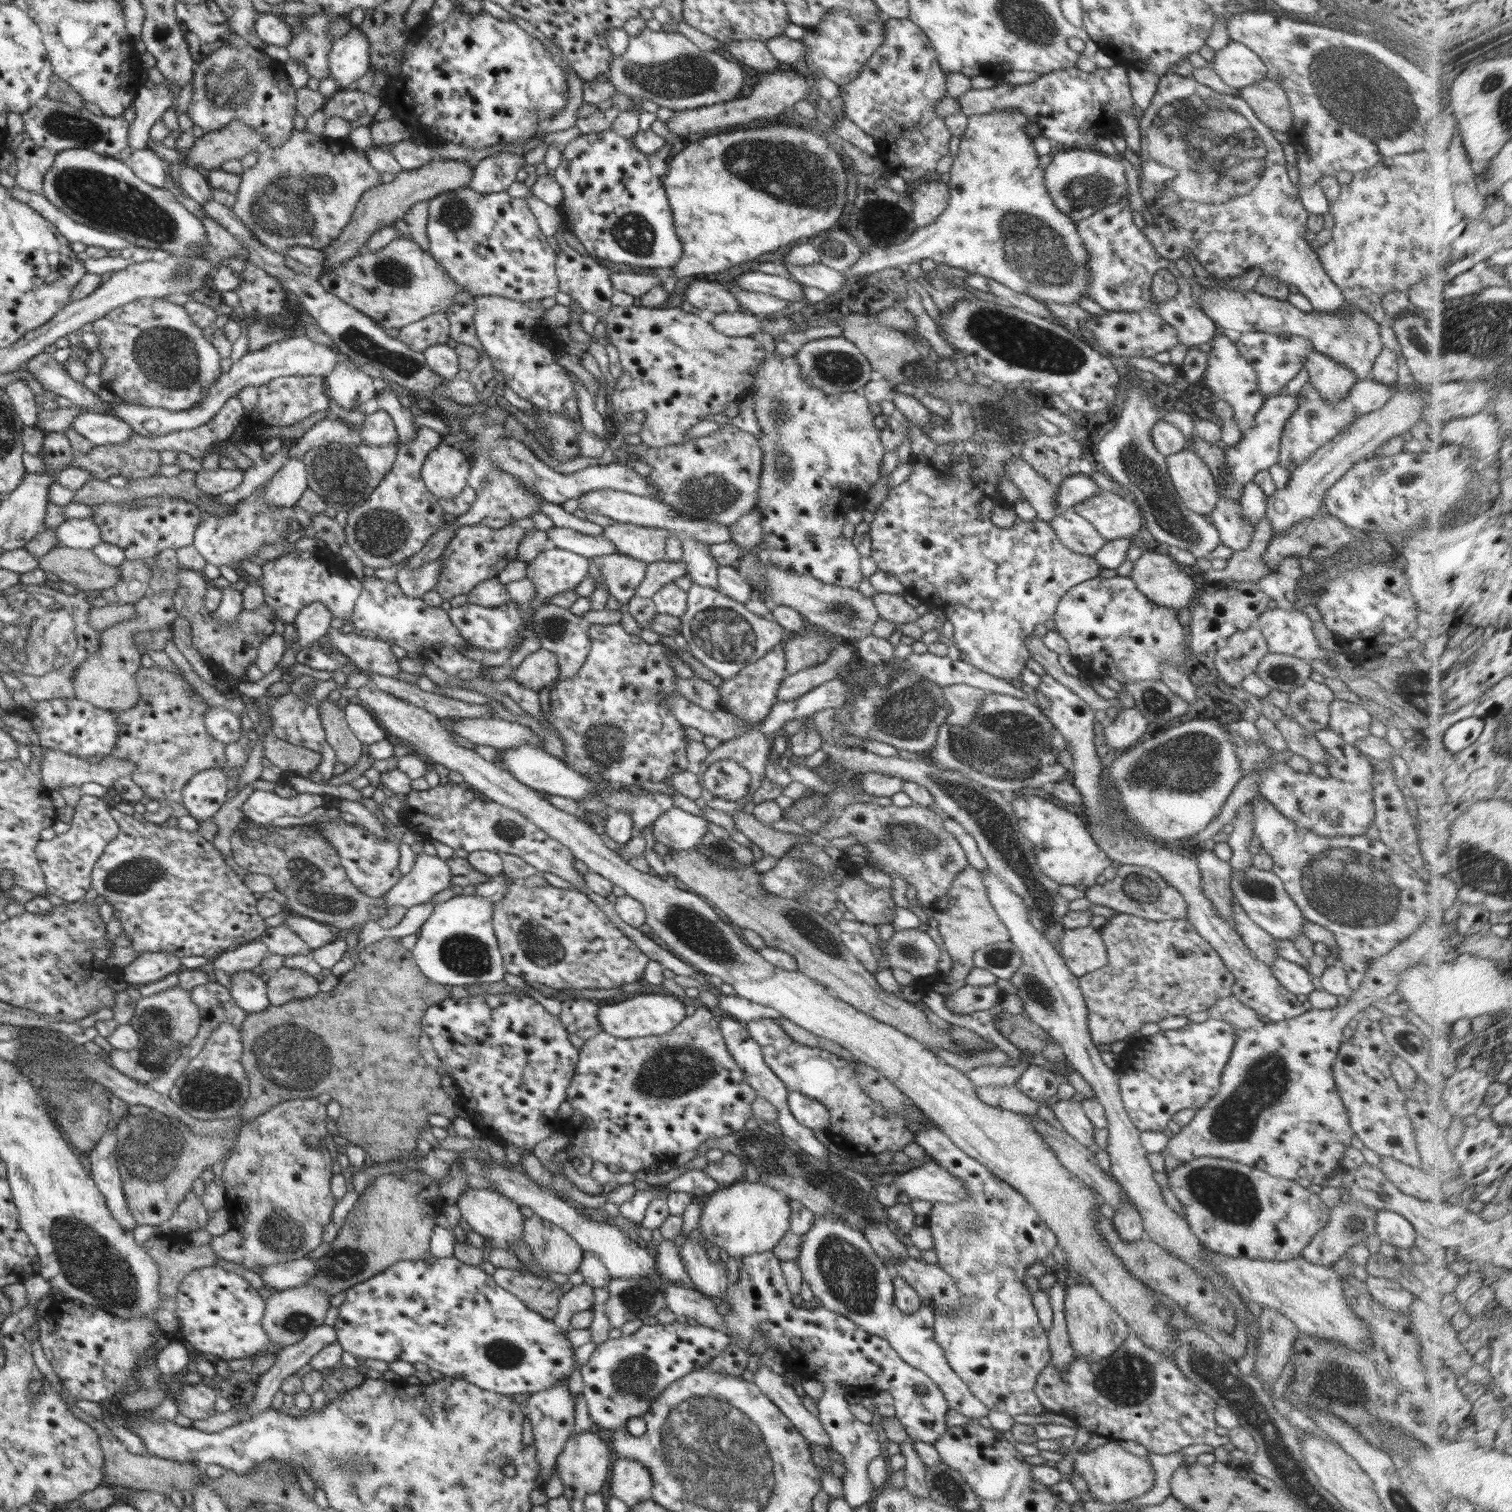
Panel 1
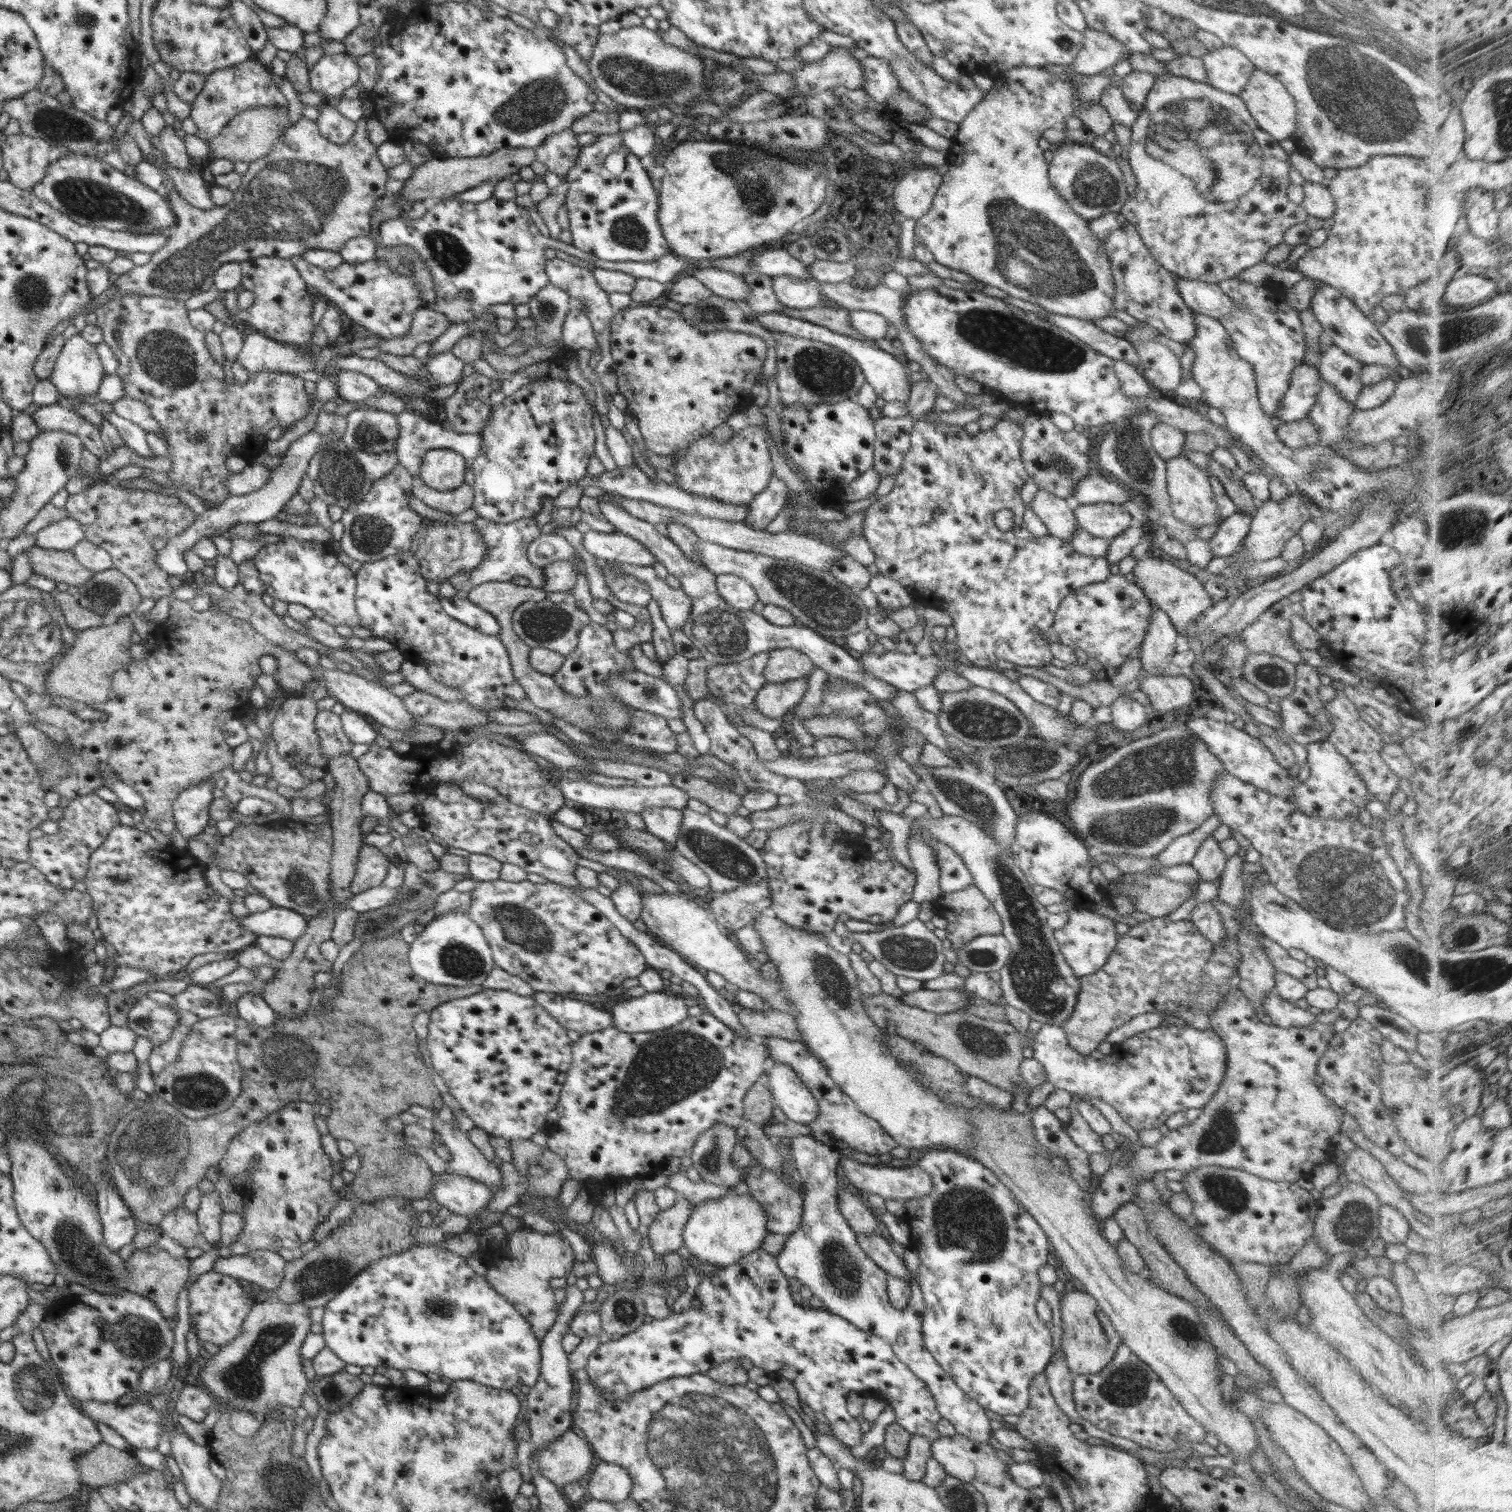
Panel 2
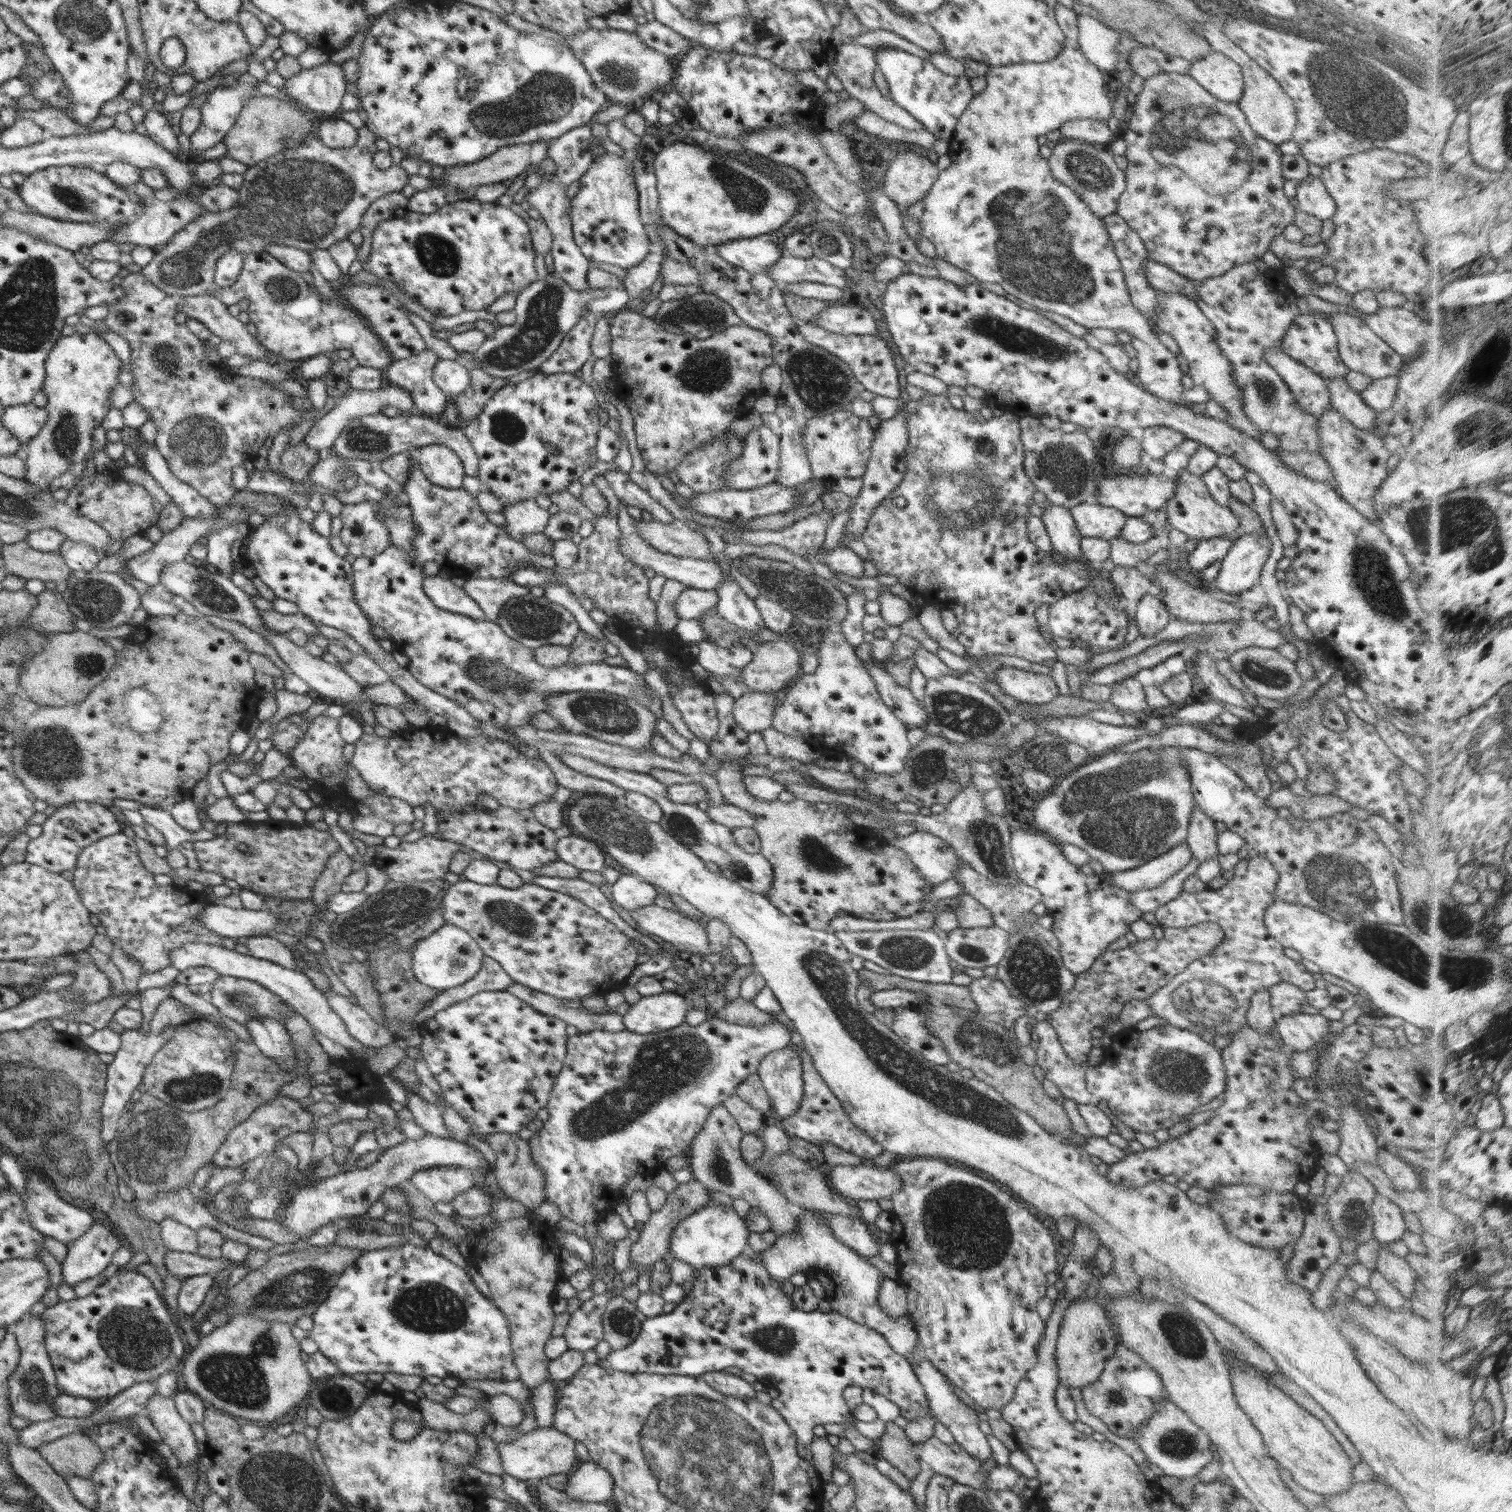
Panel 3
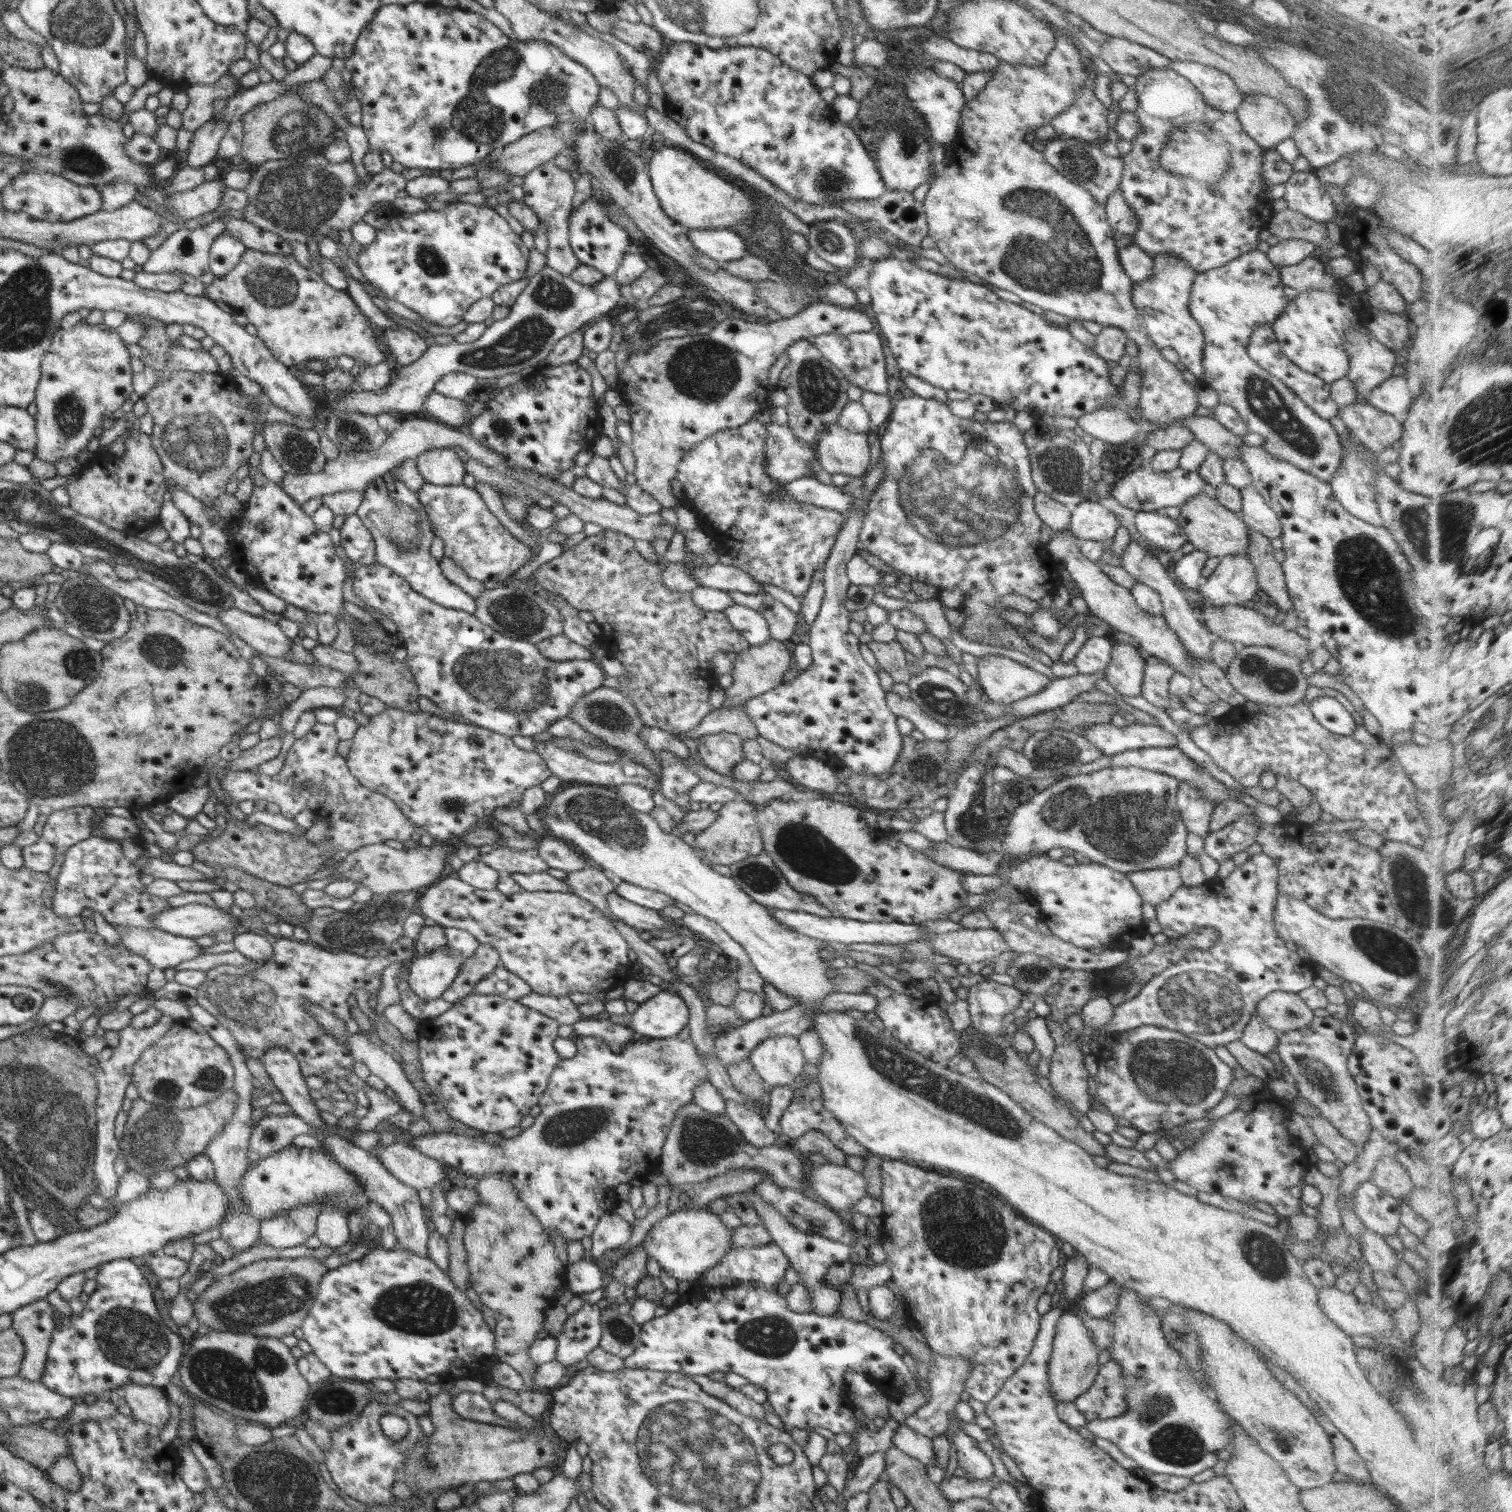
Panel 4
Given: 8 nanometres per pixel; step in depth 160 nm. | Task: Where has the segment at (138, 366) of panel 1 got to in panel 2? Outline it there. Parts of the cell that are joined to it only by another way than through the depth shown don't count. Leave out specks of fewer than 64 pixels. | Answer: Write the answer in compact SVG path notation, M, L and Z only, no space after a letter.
M133 292L133 294L127 294L127 296L112 298L106 304L96 309L95 313L97 316L96 326L103 332L103 341L110 346L112 352L116 355L116 358L118 358L118 362L120 363L115 374L120 376L120 380L122 380L126 397L144 402L144 404L150 408L154 420L156 420L164 430L166 448L169 449L168 457L172 460L172 471L168 474L169 478L173 482L176 482L176 484L180 484L182 489L200 498L205 505L211 504L218 506L230 496L230 491L228 491L228 487L225 486L225 480L231 473L226 467L226 458L229 456L243 456L249 461L254 460L254 458L264 451L264 447L268 442L266 436L272 428L281 426L286 429L286 427L290 427L293 422L296 423L299 420L306 419L309 412L311 412L310 402L308 402L309 390L306 388L307 384L302 378L299 378L298 375L276 372L264 373L263 371L260 371L249 375L250 378L248 378L248 382L246 382L244 386L240 386L240 384L236 384L236 382L234 382L234 385L228 385L228 383L226 383L226 375L224 375L223 367L216 362L206 347L206 342L204 341L205 332L198 330L191 325L188 310L185 307L184 301L164 298L163 296L142 296L141 294L135 294L135 292Z

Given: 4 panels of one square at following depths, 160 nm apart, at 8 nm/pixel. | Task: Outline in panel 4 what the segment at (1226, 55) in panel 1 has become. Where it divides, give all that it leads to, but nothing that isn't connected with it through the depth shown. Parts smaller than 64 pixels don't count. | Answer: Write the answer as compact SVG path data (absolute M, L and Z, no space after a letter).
M1176 59L1170 61L1168 68L1189 80L1212 108L1234 113L1243 101L1235 80L1220 69Z

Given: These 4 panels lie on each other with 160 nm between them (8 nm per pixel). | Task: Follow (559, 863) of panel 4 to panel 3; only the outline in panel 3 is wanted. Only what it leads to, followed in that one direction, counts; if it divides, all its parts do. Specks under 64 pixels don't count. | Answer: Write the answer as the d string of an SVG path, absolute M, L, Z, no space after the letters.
M574 834L559 838L556 843L556 855L558 855L558 860L580 871L602 873L609 864L604 852L600 852L600 848L594 842Z

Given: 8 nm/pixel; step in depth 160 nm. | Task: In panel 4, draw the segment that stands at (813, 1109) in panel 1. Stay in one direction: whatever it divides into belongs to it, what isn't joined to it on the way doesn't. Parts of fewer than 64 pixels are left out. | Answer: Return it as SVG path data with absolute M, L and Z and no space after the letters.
M769 1036L749 1056L757 1075L769 1086L791 1086L807 1062L793 1036Z

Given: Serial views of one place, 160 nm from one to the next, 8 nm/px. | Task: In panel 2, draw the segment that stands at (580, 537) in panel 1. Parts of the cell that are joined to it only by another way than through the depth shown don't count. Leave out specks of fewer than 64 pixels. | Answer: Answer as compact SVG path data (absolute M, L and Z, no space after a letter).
M590 529L583 534L582 544L592 556L609 562L652 567L658 561L643 544L617 531L605 533Z

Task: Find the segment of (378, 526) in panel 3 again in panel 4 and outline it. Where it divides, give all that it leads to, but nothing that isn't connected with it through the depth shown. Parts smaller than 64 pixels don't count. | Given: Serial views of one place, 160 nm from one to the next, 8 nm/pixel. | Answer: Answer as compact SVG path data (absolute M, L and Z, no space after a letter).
M356 514L346 517L339 529L332 527L328 535L335 547L341 543L346 556L356 566L367 565L375 561L373 536Z

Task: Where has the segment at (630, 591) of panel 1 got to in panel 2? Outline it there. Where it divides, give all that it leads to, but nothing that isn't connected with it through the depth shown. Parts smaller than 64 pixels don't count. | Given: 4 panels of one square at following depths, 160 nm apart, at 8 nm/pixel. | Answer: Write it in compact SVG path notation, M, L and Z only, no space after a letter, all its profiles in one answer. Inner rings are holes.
M541 533L527 546L527 557L534 566L545 567L554 561L575 560L575 549L558 533ZM612 561L613 568L617 572L627 572L634 578L644 581L650 589L653 598L661 608L661 615L670 631L680 630L691 617L692 603L690 597L680 586L674 588L658 577L651 566L638 566Z

